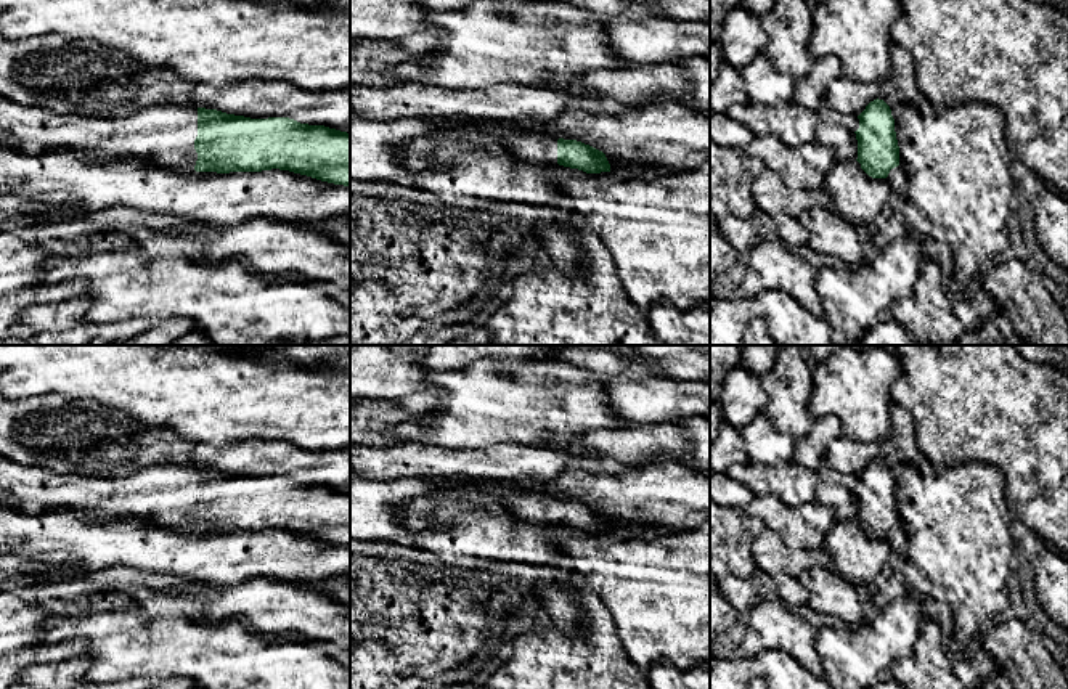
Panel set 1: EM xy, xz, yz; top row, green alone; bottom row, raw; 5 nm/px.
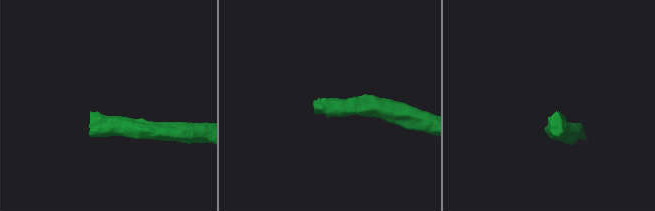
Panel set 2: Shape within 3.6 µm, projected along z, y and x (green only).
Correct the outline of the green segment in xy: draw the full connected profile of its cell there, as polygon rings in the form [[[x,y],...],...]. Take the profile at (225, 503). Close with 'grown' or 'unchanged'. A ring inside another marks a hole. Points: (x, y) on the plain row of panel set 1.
[[[0,456],[0,503],[26,514],[69,508],[96,519],[138,519],[175,530],[230,533],[279,528],[350,546],[350,493],[289,477],[251,479],[173,464],[151,466],[127,477],[98,477],[56,472]]]; grown

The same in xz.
[[[499,482],[487,483],[508,506],[512,517],[520,524],[564,525],[586,533],[610,532],[605,514],[577,499],[556,498],[548,493],[522,491]]]; grown

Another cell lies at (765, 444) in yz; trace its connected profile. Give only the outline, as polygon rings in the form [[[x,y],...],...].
[[[758,414],[740,430],[750,463],[776,466],[792,461],[795,438],[781,432],[764,414]]]

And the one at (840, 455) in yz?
[[[842,435],[829,443],[825,459],[837,471],[848,474],[853,479],[880,455],[882,448],[878,443],[861,443]]]

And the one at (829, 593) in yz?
[[[811,569],[798,577],[809,593],[808,605],[858,628],[864,622],[864,593],[834,569]]]

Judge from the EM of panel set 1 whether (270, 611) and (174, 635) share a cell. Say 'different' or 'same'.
different

